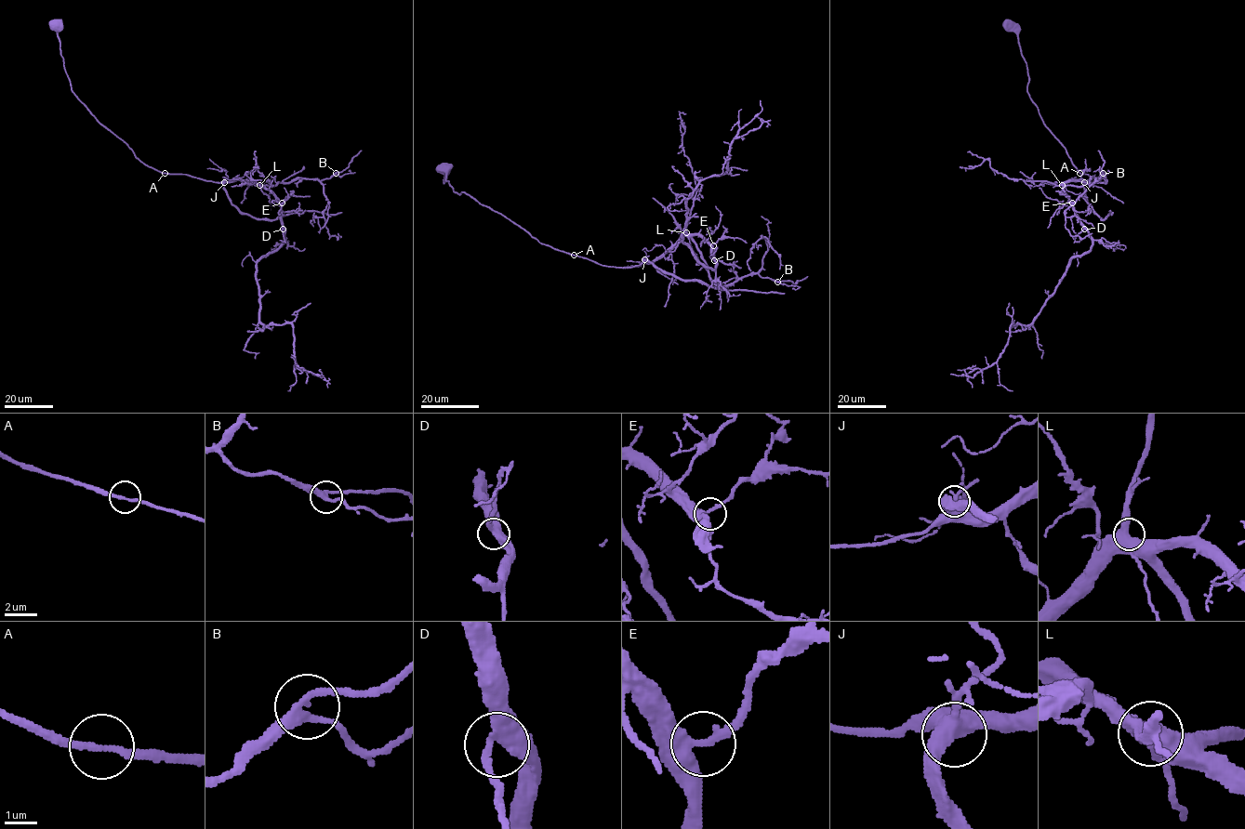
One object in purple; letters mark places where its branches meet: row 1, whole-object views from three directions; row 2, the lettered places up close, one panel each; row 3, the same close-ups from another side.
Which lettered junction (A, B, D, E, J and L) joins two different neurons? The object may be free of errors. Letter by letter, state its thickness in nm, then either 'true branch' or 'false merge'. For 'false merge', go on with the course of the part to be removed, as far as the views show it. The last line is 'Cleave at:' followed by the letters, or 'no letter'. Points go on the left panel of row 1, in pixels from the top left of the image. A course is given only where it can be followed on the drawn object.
A: 180 nm | true branch
B: 200 nm | true branch
D: 400 nm | true branch
E: 400 nm | true branch
J: 440 nm | true branch
L: 550 nm | true branch
Cleave at: no letter

